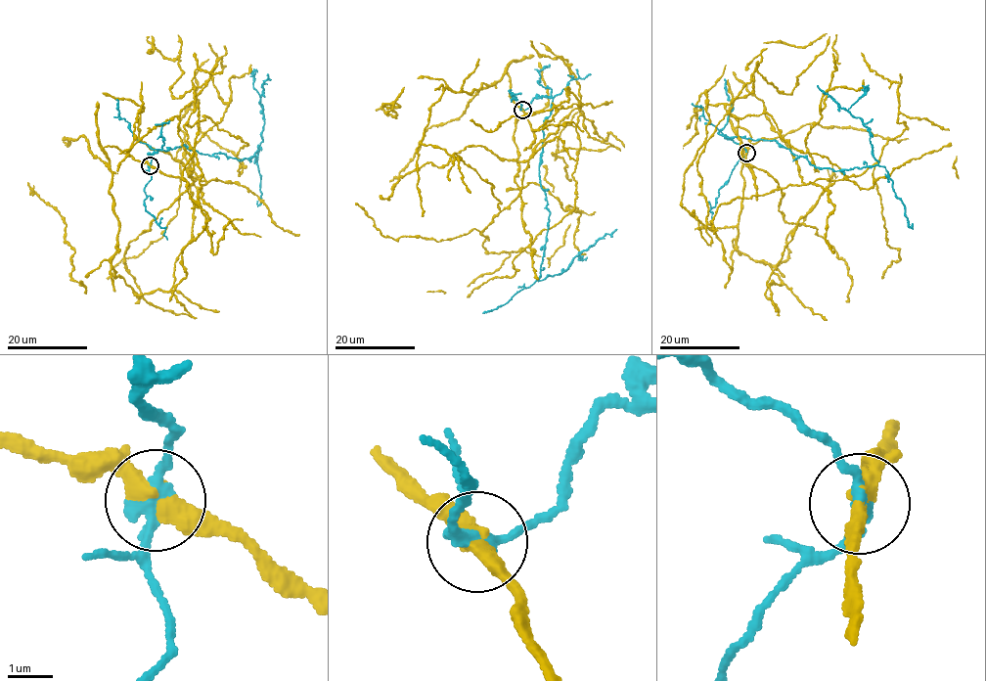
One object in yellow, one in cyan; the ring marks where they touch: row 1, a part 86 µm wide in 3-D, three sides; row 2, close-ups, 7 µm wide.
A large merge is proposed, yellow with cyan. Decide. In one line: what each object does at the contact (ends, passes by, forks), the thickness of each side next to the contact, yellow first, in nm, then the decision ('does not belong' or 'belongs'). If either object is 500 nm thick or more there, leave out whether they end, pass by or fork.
yellow passes by | cyan passes by | 380/300 nm | does not belong

